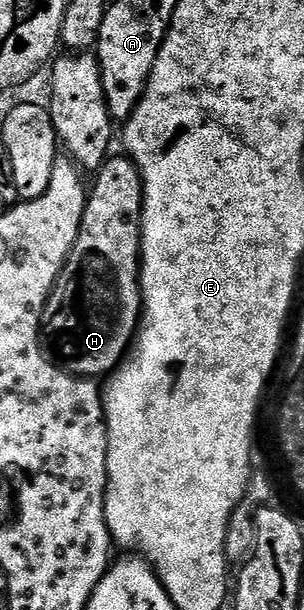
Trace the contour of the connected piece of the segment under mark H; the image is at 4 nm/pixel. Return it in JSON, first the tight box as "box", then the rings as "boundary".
{"box":[41,155,143,378],"boundary":[[[112,155],[103,161],[103,165],[94,173],[95,185],[90,185],[87,205],[83,221],[77,234],[77,242],[73,242],[71,253],[67,255],[67,260],[63,263],[61,274],[53,286],[51,296],[47,300],[47,305],[43,308],[41,317],[41,336],[45,341],[45,351],[56,364],[65,372],[70,372],[72,376],[82,376],[84,378],[106,377],[114,373],[121,361],[128,355],[133,341],[137,335],[137,329],[141,319],[141,309],[143,307],[143,297],[141,295],[141,257],[139,254],[139,218],[143,214],[143,179],[139,177],[139,171],[133,161],[126,155]]]}

